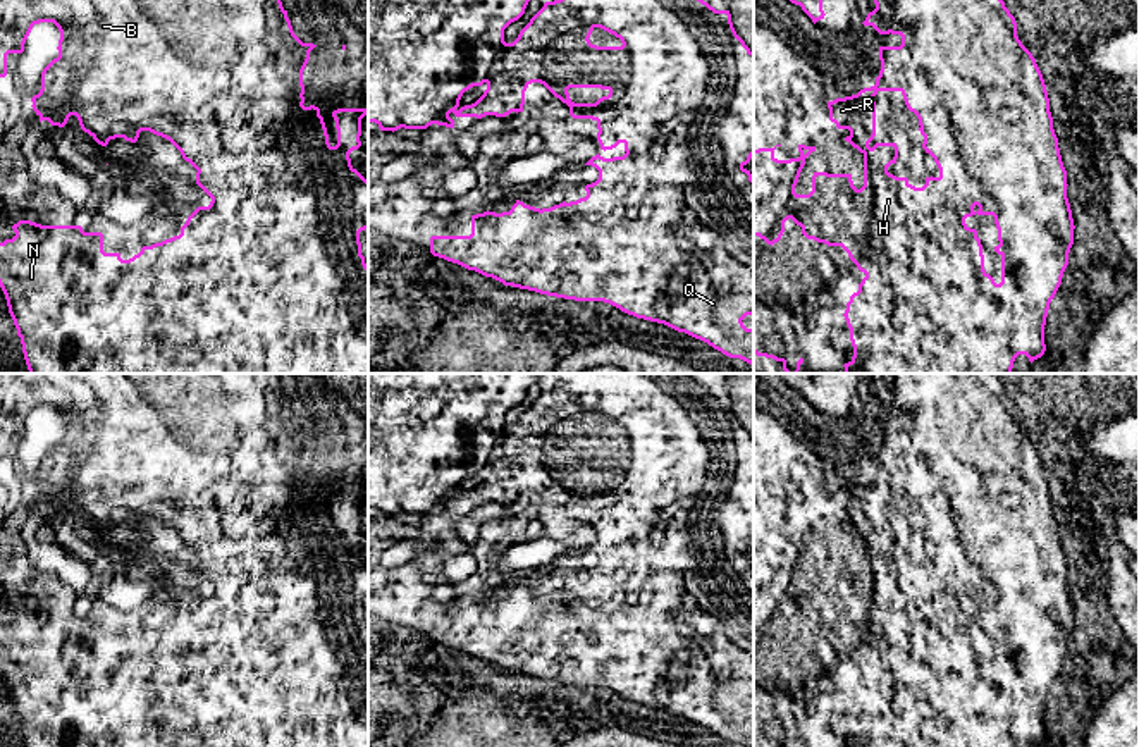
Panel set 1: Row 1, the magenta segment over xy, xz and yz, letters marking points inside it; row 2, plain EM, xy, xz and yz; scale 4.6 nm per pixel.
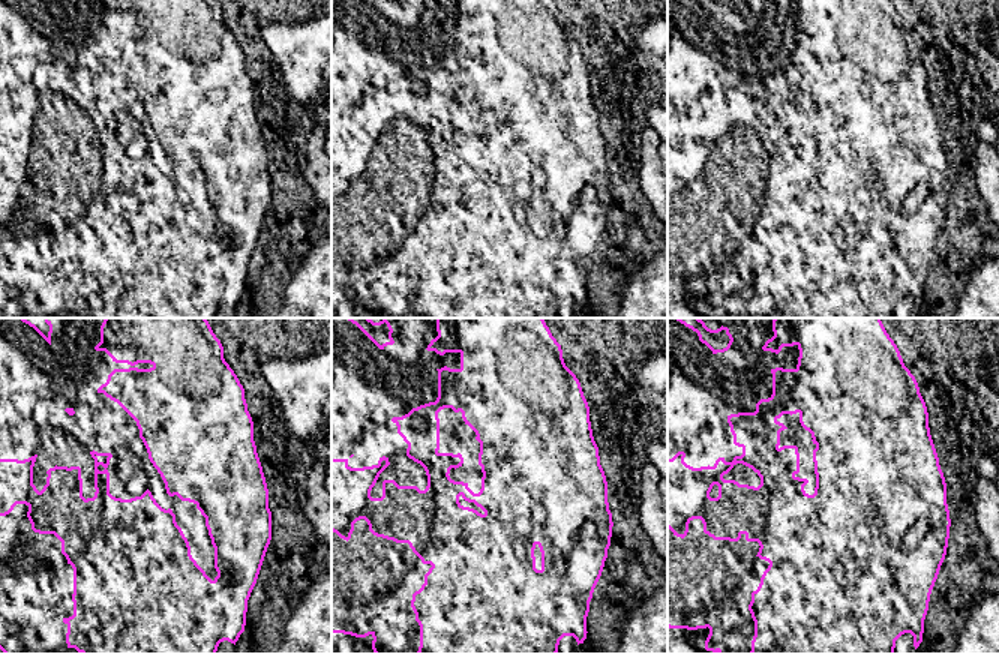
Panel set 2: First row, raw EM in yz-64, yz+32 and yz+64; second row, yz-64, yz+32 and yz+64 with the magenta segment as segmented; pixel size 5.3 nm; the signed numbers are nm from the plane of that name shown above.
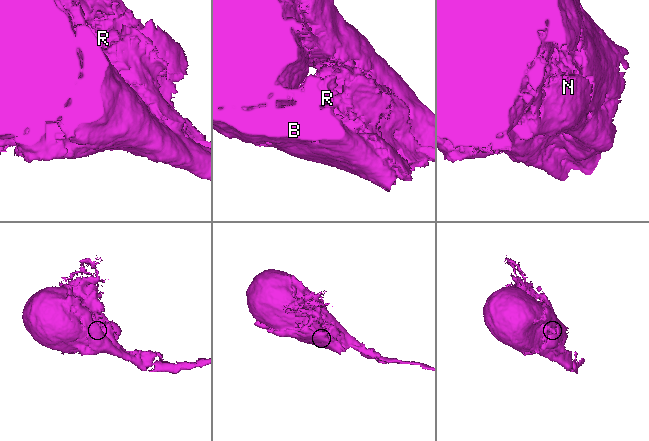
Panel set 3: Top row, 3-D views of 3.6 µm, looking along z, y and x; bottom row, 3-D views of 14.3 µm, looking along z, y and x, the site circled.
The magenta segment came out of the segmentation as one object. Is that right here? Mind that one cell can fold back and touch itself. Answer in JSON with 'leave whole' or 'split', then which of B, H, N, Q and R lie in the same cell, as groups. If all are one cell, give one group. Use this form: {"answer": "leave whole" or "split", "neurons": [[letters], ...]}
{"answer": "split", "neurons": [["B", "H", "N", "Q"], ["R"]]}

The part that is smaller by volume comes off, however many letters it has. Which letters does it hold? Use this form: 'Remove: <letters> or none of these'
Remove: R

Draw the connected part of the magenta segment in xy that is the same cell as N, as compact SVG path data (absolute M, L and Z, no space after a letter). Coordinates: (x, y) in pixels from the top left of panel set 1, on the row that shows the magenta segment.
M0 0L0 77L7 76L7 55L22 53L24 43L34 24L53 22L60 31L58 57L53 59L41 72L41 90L31 98L33 110L41 120L48 120L52 126L64 127L71 115L76 115L79 126L98 145L107 146L110 139L124 138L136 143L141 131L150 131L157 136L169 139L189 162L203 179L212 186L222 186L231 191L231 224L215 217L208 207L198 207L181 227L181 234L151 246L143 246L138 255L129 260L122 260L120 253L103 251L102 232L84 232L81 225L41 225L31 220L19 220L12 225L15 236L0 243L0 287L5 294L9 313L21 337L24 360L29 374L368 374L368 265L361 255L358 243L358 186L361 174L351 165L349 153L361 146L356 134L337 134L337 145L329 143L327 127L320 108L315 105L305 107L305 96L298 93L296 76L292 72L289 57L284 45L284 7L280 0Z

